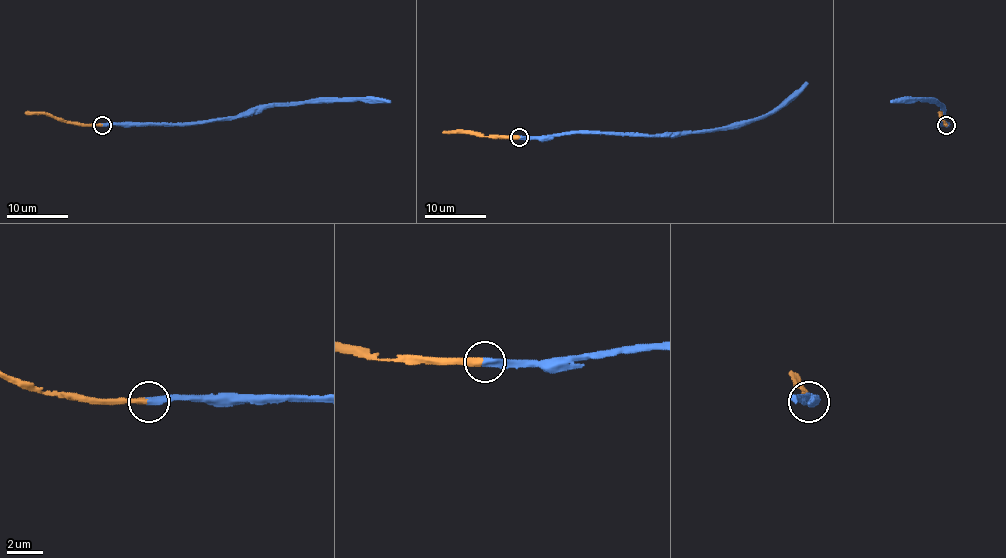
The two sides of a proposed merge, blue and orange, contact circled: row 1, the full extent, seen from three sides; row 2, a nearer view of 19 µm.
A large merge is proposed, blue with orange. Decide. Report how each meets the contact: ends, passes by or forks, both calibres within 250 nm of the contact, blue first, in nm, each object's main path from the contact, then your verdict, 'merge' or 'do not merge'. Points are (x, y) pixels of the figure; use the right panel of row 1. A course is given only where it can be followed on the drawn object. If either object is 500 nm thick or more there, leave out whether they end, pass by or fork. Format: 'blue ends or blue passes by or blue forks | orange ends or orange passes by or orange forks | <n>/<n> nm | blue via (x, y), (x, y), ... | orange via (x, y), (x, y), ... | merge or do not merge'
blue ends | orange ends | 380/320 nm | blue via (945, 125), (941, 123), (944, 112), (936, 102), (892, 102) | orange via (945, 125), (941, 112) | merge

